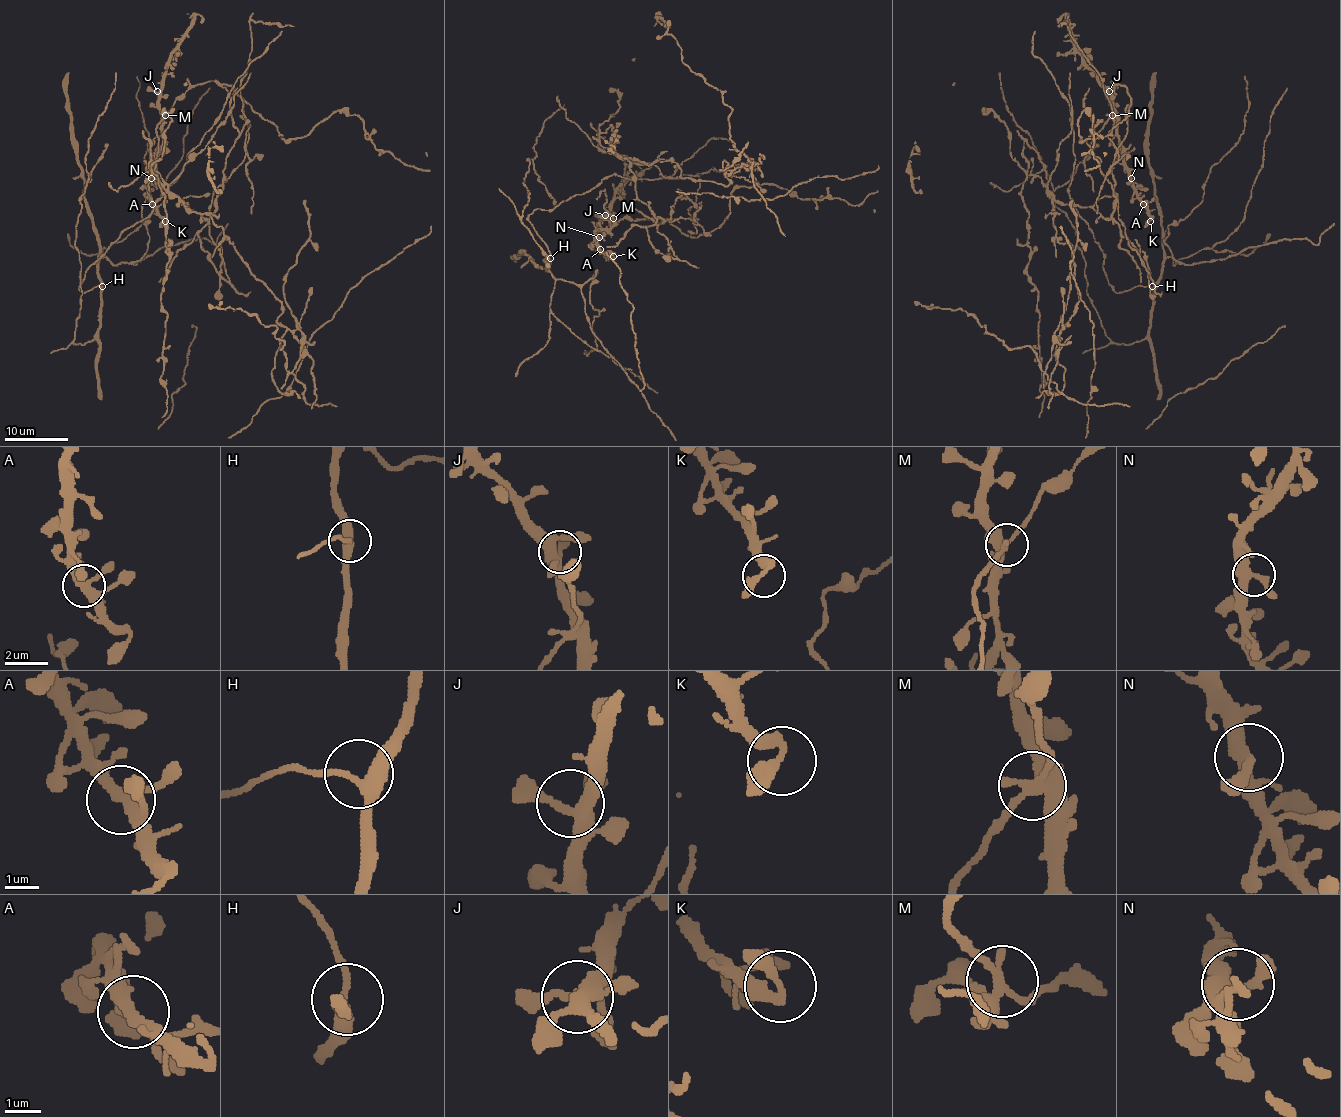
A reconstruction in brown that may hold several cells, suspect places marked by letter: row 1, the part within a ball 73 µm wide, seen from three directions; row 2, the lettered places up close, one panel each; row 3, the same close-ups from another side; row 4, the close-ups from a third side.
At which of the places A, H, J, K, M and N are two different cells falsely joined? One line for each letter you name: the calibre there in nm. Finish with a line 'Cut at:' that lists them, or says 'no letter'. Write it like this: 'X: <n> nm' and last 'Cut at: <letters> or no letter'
M: 360 nm
Cut at: M

